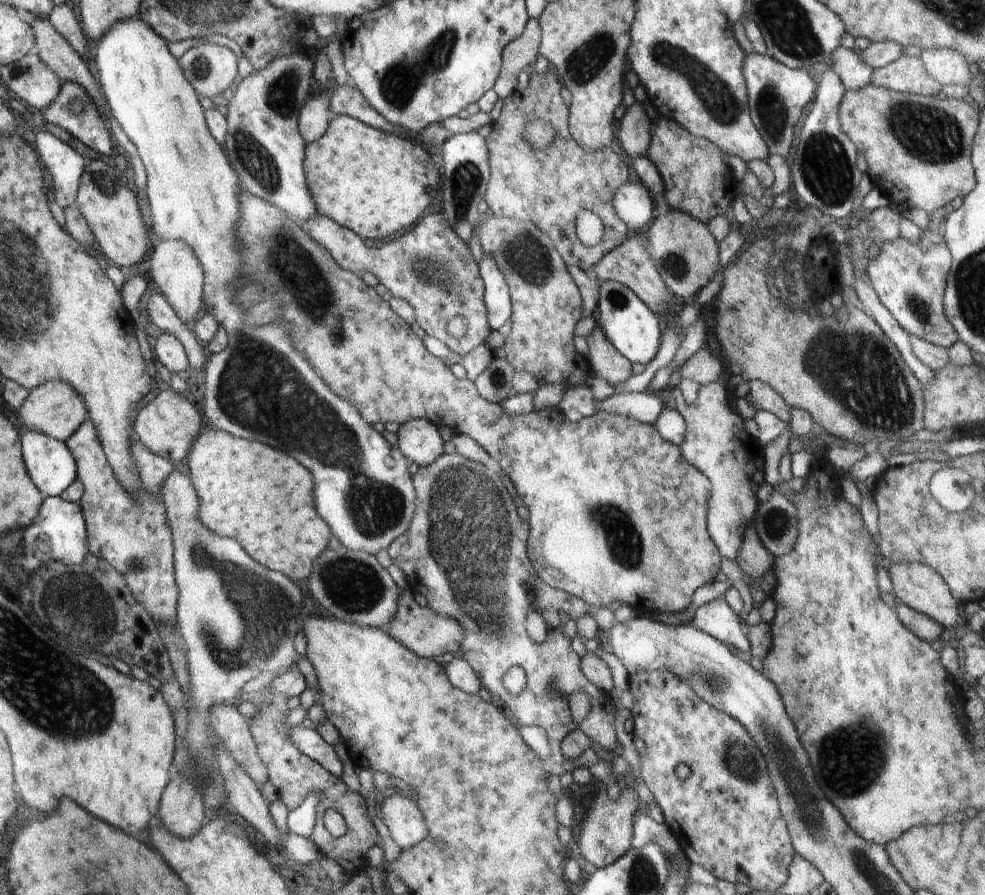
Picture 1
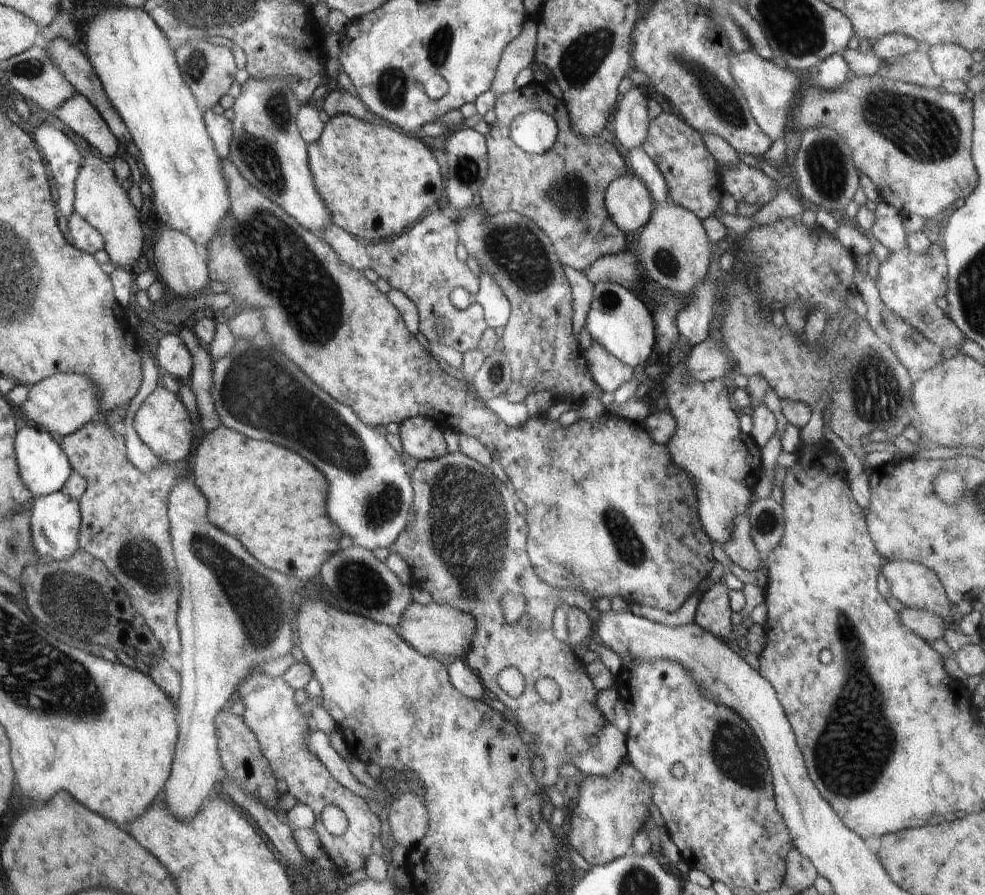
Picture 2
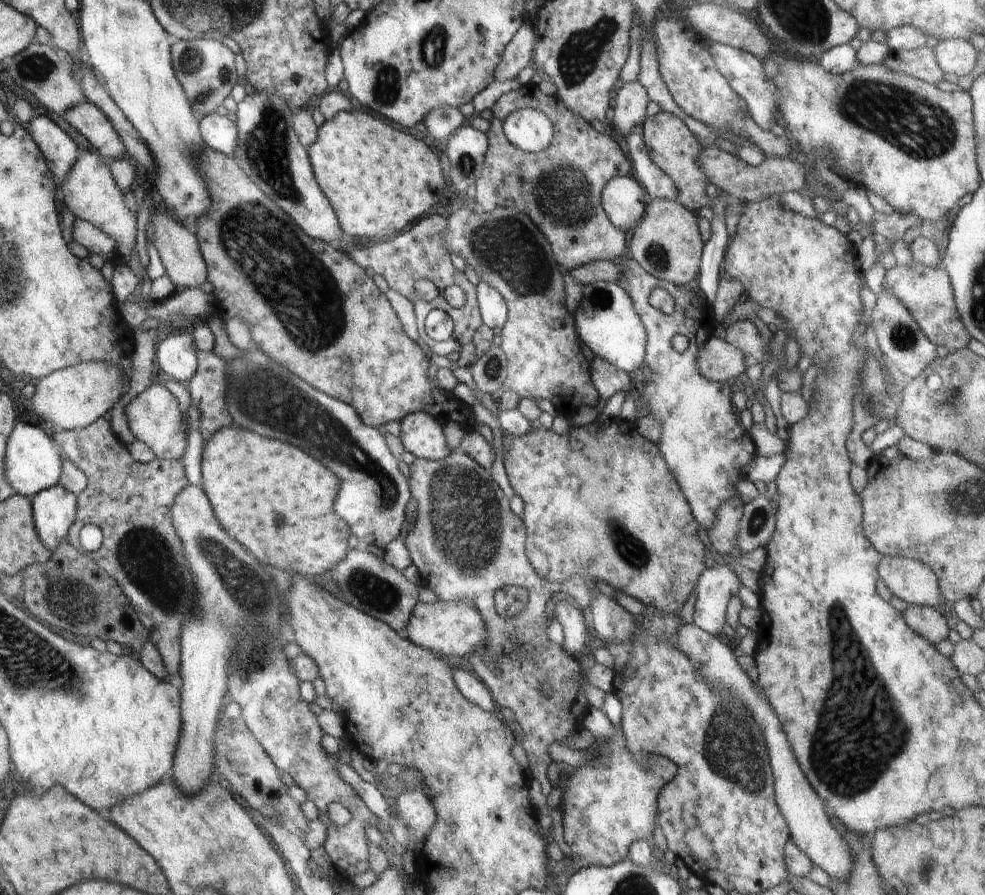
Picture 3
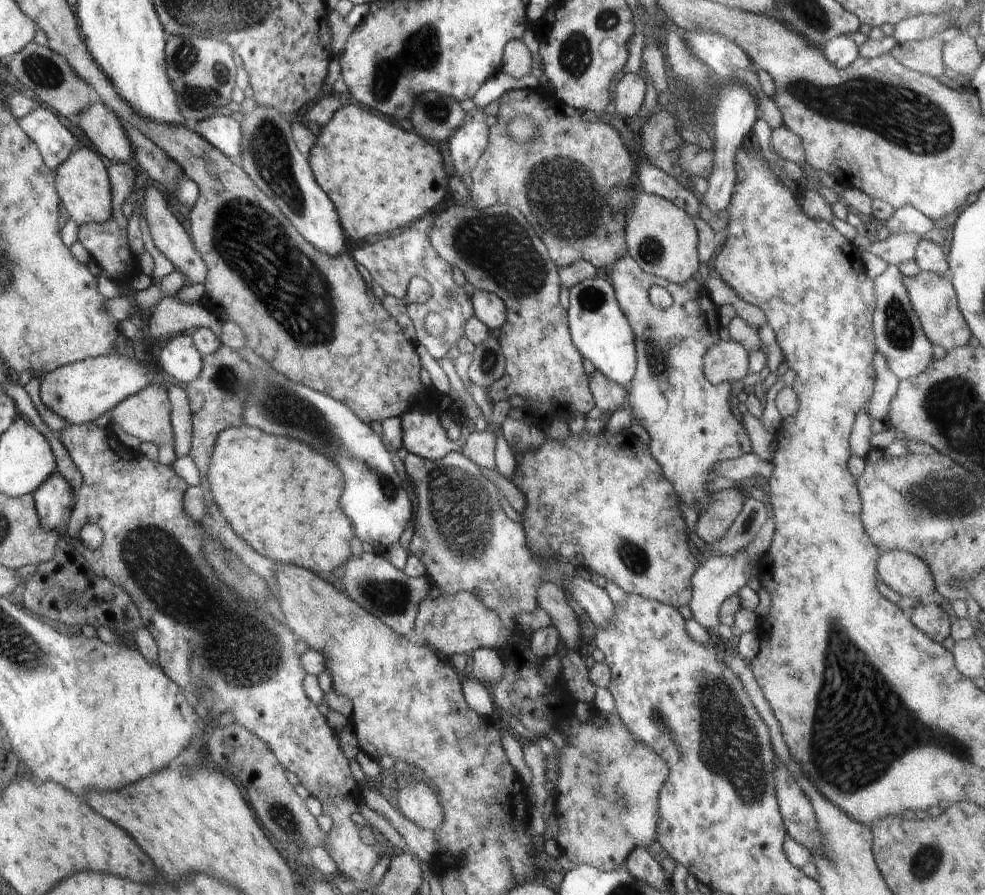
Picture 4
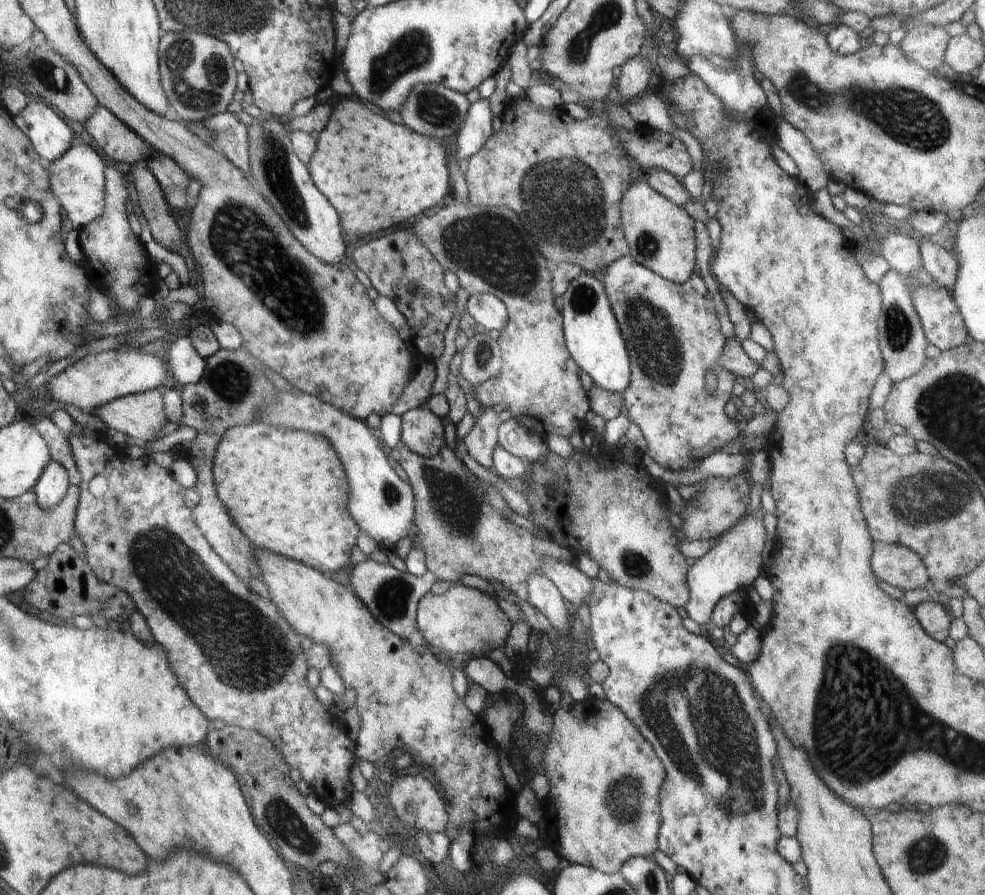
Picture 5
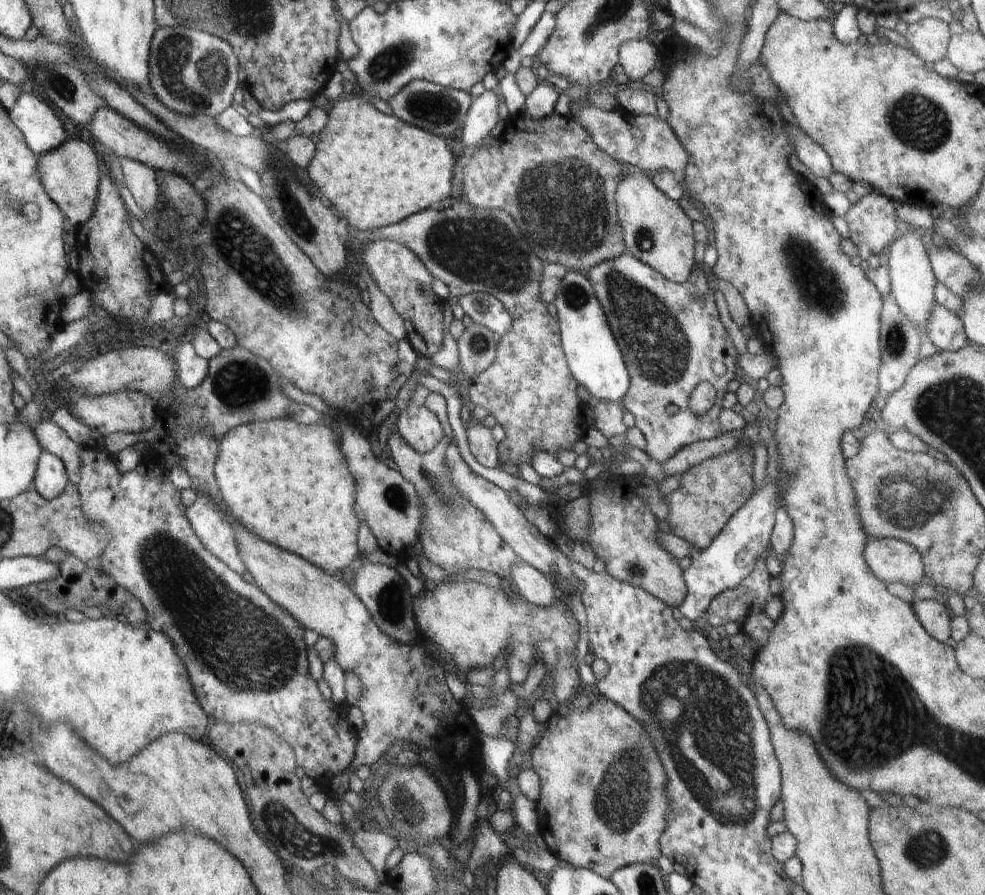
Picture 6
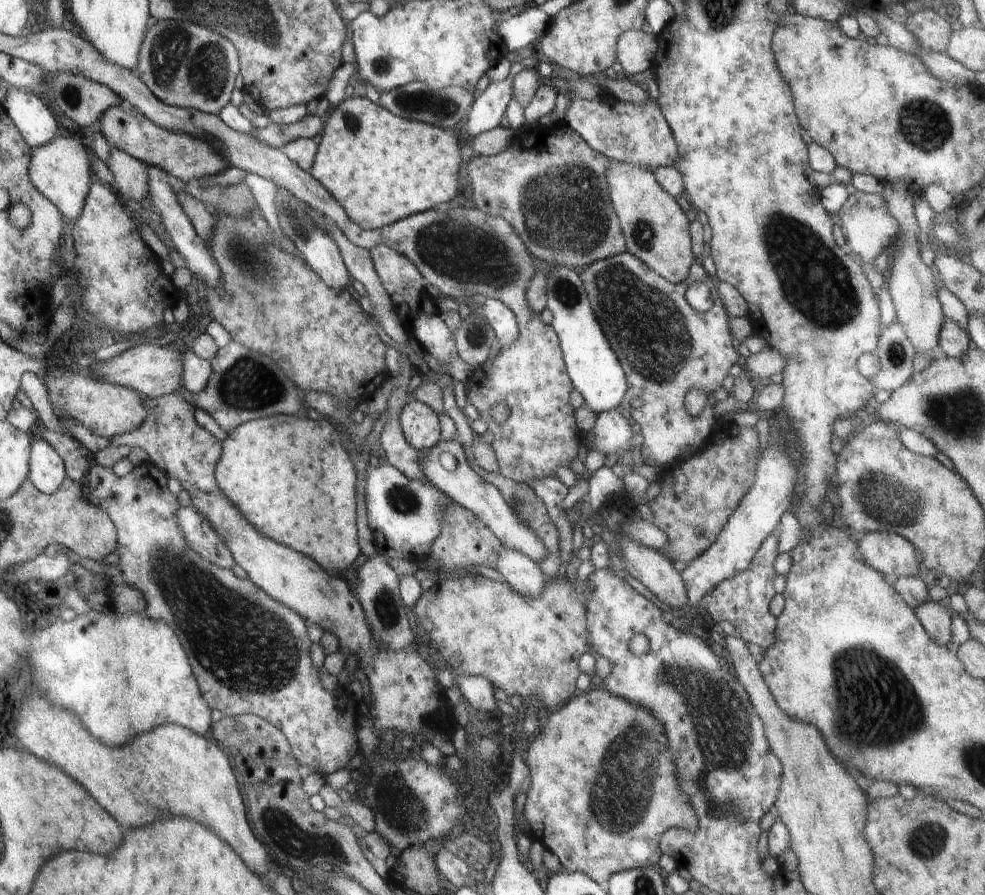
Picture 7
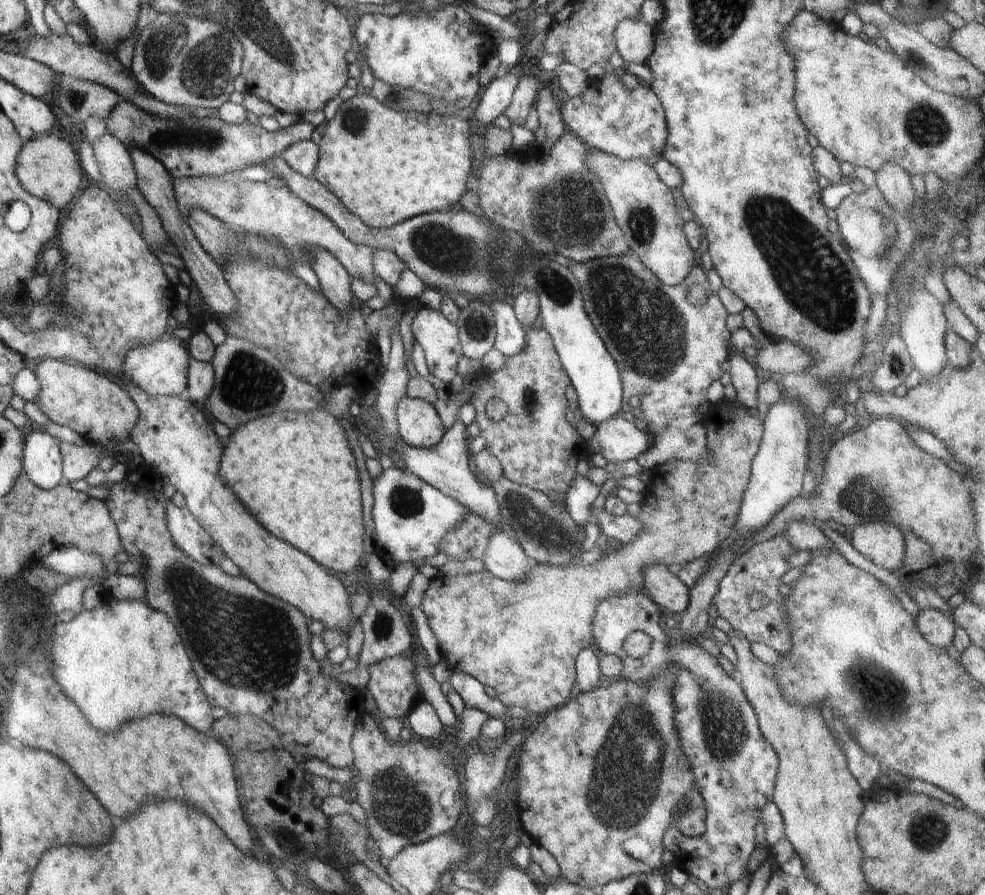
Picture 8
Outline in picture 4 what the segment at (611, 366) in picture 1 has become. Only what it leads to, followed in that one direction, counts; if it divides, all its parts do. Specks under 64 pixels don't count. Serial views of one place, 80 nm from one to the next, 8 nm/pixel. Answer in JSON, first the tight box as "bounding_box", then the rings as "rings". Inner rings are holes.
{"bounding_box":[589,369,628,410],"rings":[[[596,369],[589,376],[589,387],[594,397],[595,406],[600,410],[619,410],[628,406],[628,386],[609,379],[602,371]]]}

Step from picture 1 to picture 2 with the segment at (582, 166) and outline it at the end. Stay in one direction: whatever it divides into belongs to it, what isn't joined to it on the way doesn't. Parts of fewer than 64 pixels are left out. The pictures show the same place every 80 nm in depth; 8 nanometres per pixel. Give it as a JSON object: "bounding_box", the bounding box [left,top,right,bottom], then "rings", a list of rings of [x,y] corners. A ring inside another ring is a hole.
{"bounding_box":[480,80,626,270],"rings":[[[534,80],[524,90],[520,89],[520,94],[526,94],[528,108],[542,110],[556,121],[560,134],[554,144],[554,152],[530,154],[516,146],[510,138],[514,92],[498,96],[493,108],[496,122],[485,137],[489,165],[480,192],[482,207],[486,212],[526,214],[552,240],[564,266],[586,270],[596,259],[622,252],[626,249],[626,233],[616,226],[604,208],[604,192],[614,178],[626,173],[624,158],[601,136],[587,139],[576,136],[570,128],[571,120],[565,103],[554,97],[545,84]]]}

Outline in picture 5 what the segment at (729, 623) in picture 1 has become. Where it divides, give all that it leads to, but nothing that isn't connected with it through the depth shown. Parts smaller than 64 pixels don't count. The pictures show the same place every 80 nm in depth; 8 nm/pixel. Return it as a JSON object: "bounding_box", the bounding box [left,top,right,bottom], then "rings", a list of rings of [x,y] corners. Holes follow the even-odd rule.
{"bounding_box":[685,513,766,625],"rings":[[[753,513],[752,517],[744,514],[736,525],[719,537],[718,542],[704,556],[690,562],[687,572],[690,600],[685,609],[694,622],[699,625],[708,623],[716,603],[723,596],[732,591],[742,594],[762,574],[761,552],[766,540],[762,521],[764,513]]]}

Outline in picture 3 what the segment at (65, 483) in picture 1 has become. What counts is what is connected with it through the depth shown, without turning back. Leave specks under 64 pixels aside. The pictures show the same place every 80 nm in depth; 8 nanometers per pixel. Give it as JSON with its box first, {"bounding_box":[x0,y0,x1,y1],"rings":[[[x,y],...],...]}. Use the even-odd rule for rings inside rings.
{"bounding_box":[7,423,63,498],"rings":[[[28,423],[16,424],[7,442],[7,477],[16,494],[32,498],[58,485],[62,479],[63,462],[62,452],[51,432],[44,427],[28,426]]]}

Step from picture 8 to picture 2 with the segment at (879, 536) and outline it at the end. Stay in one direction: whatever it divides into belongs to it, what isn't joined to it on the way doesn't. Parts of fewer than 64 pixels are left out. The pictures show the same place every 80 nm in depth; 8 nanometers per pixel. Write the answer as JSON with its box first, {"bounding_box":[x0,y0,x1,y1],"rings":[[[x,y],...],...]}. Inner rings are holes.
{"bounding_box":[881,559,950,622],"rings":[[[889,559],[881,568],[883,577],[890,585],[891,594],[898,598],[906,607],[925,610],[939,616],[944,622],[950,615],[950,600],[947,597],[943,584],[938,580],[936,573],[927,566],[914,561],[893,561]]]}

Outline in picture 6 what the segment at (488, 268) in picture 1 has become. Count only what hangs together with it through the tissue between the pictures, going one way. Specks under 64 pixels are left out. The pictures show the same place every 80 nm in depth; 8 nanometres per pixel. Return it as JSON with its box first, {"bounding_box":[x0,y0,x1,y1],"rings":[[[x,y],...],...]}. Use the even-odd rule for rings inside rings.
{"bounding_box":[460,293,513,335],"rings":[[[472,293],[460,297],[463,312],[477,325],[489,328],[493,334],[505,335],[513,325],[506,307],[490,293]]]}

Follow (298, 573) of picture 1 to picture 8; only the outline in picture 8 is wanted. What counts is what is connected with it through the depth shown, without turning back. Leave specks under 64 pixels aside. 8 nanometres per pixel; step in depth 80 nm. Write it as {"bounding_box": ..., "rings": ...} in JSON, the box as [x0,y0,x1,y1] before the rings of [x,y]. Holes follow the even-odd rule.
{"bounding_box":[219,408,364,572],"rings":[[[322,408],[314,410],[310,414],[294,411],[278,412],[278,414],[264,416],[264,418],[258,418],[254,422],[248,422],[244,426],[240,425],[236,430],[231,431],[226,439],[225,446],[223,462],[219,467],[219,475],[222,477],[223,483],[228,485],[232,492],[236,492],[236,496],[240,496],[240,500],[244,500],[244,506],[248,508],[248,512],[252,512],[252,516],[256,516],[256,520],[260,520],[260,524],[264,524],[264,528],[268,528],[268,532],[272,532],[280,540],[288,540],[288,544],[292,544],[298,550],[302,550],[304,554],[312,556],[318,564],[322,564],[322,566],[326,564],[326,568],[332,570],[332,572],[352,572],[352,570],[361,569],[361,560],[362,556],[364,556],[364,528],[362,528],[362,504],[360,504],[358,468],[356,468],[356,462],[354,462],[354,454],[352,454],[352,450],[348,446],[346,432],[333,416]]]}

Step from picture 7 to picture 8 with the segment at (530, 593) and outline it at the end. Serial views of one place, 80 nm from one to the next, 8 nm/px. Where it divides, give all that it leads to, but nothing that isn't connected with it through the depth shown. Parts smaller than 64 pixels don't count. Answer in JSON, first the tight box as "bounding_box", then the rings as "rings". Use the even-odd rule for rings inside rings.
{"bounding_box":[482,530,533,583],"rings":[[[494,530],[482,561],[494,576],[511,583],[524,583],[528,580],[528,572],[533,563],[531,555],[525,552],[517,539],[504,530]]]}

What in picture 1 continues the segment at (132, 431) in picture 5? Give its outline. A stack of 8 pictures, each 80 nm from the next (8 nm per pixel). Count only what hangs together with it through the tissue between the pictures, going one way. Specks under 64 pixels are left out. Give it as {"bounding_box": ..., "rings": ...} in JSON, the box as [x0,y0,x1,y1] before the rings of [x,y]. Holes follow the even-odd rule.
{"bounding_box":[134,386,202,464],"rings":[[[167,386],[162,390],[154,400],[146,406],[139,409],[134,423],[135,434],[138,436],[143,446],[156,456],[164,457],[173,464],[184,460],[191,452],[190,446],[194,444],[194,438],[198,436],[198,430],[202,426],[202,418],[196,412],[196,408],[184,398],[180,400],[181,394],[176,394],[176,390]]]}

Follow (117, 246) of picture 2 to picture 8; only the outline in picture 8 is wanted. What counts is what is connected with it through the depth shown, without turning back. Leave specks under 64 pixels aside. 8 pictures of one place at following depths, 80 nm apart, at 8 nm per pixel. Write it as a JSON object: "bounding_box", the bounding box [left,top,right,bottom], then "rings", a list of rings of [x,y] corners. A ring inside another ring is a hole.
{"bounding_box":[18,134,82,208],"rings":[[[50,134],[30,139],[25,142],[19,160],[18,176],[20,176],[20,182],[24,182],[24,188],[28,192],[36,192],[36,196],[40,196],[42,200],[48,200],[50,204],[56,204],[56,208],[70,206],[82,180],[82,170],[70,142],[64,142]]]}

